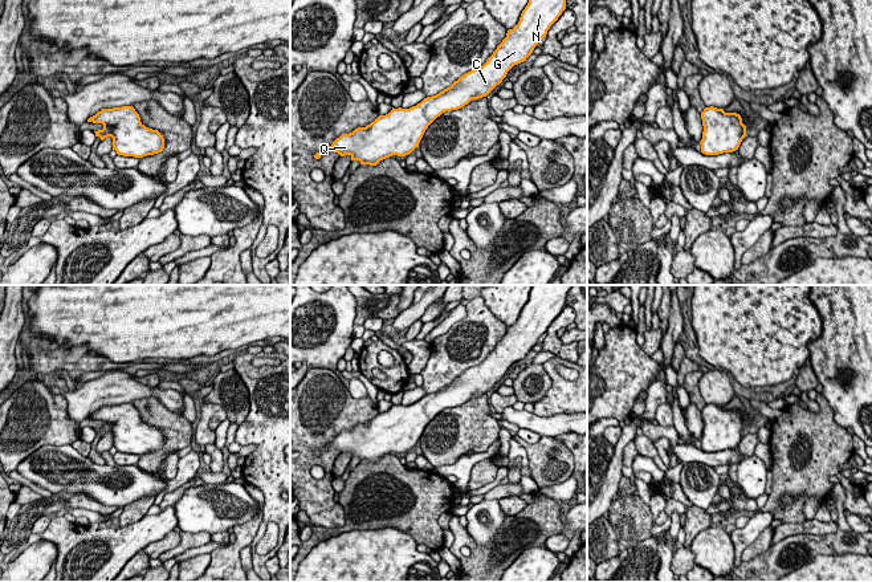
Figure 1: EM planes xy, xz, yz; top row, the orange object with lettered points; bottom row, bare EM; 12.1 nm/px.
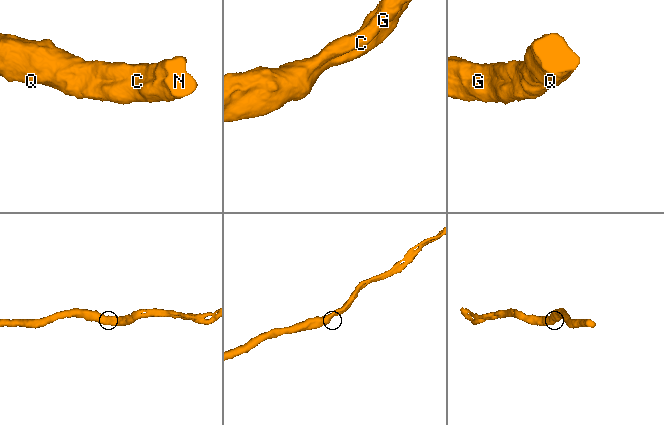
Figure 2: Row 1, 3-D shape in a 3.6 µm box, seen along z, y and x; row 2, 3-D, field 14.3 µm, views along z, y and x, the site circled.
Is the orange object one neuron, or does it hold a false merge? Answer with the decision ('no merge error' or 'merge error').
no merge error

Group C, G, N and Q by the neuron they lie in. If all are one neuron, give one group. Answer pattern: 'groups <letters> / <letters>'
groups C G N Q

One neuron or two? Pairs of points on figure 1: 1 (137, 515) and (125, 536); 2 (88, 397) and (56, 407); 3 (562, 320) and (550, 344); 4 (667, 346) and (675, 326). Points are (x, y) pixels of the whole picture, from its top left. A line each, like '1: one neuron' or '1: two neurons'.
1: two neurons
2: two neurons
3: one neuron
4: one neuron

